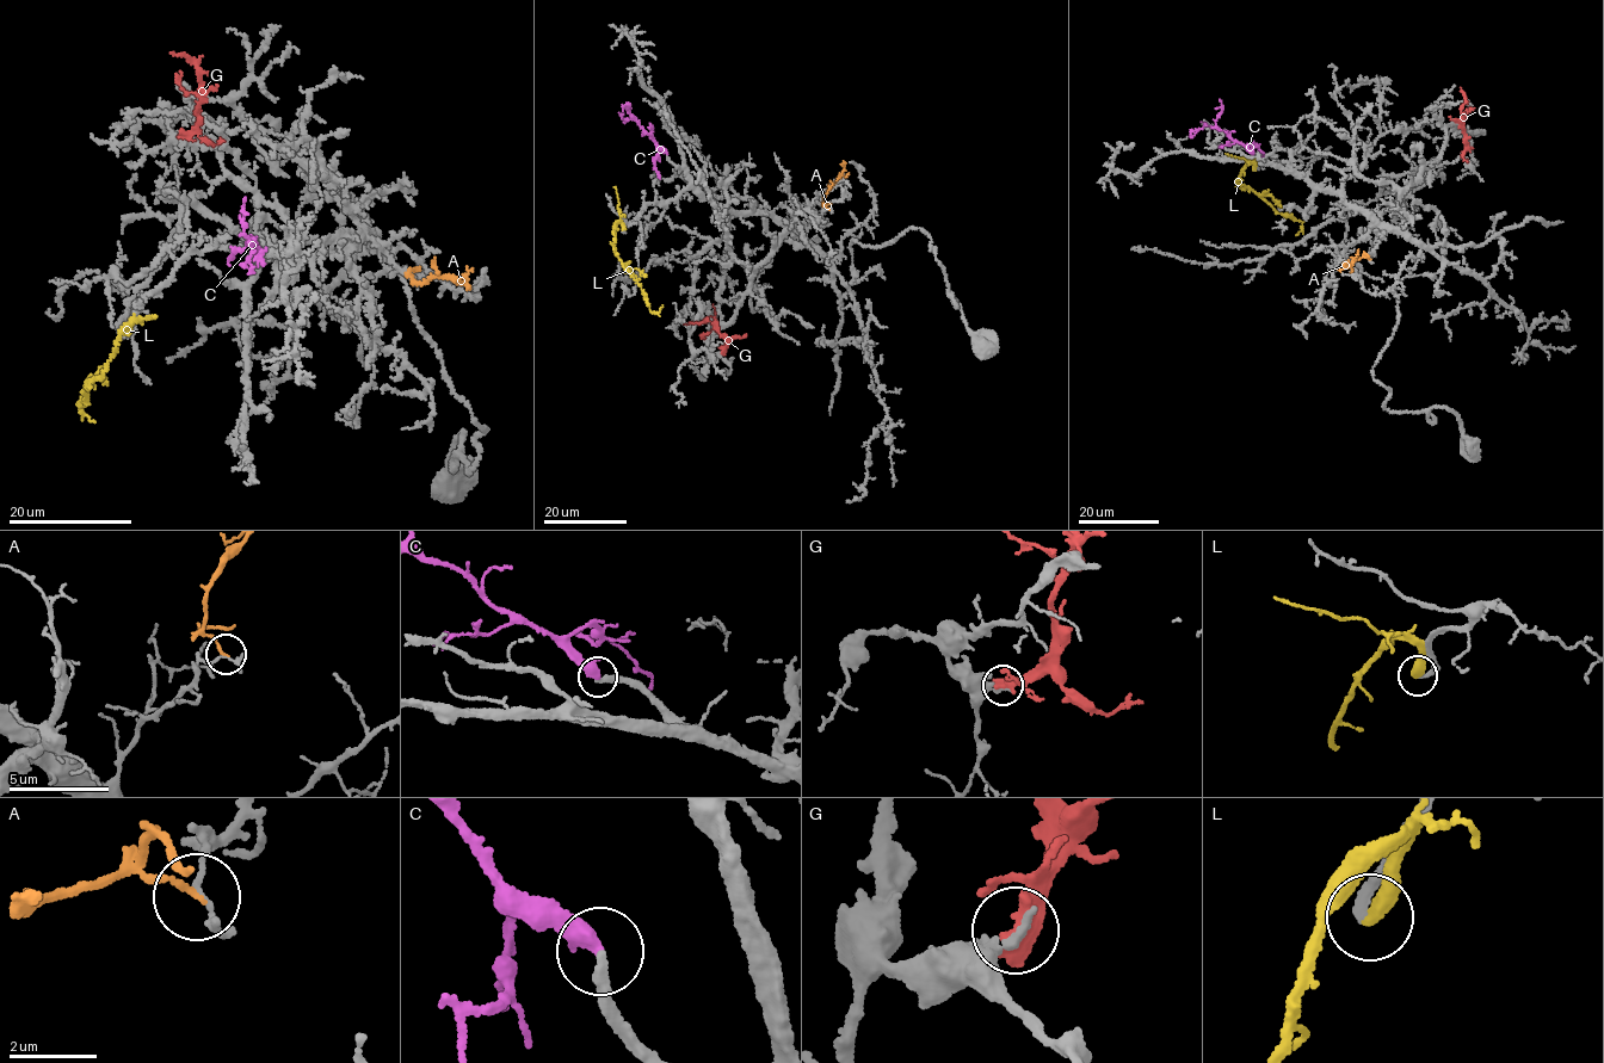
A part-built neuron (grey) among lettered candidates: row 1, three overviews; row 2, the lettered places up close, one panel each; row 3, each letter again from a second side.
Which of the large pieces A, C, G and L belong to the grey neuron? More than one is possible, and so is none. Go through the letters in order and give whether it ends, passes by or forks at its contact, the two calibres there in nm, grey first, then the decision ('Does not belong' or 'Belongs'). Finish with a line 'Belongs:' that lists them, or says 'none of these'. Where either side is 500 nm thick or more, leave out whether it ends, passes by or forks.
A: It ends there. Thickness 140 nm (grey) against 120 nm. Does not belong
C: It ends there. Thickness 280 nm (grey) against 440 nm. Belongs
G: It ends there. Thickness 320 nm (grey) against 440 nm. Does not belong
L: It ends there. Thickness 240 nm (grey) against 440 nm. Does not belong
Belongs: C

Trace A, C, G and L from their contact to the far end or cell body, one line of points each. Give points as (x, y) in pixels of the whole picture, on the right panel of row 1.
A: (1369, 259), (1356, 259), (1346, 266), (1345, 260)
C: (1252, 153), (1222, 130), (1208, 125), (1195, 130)
G: (1469, 148), (1463, 128), (1464, 96), (1461, 87)
L: (1253, 170), (1250, 161), (1239, 184), (1278, 211), (1299, 220), (1302, 226), (1295, 236)

